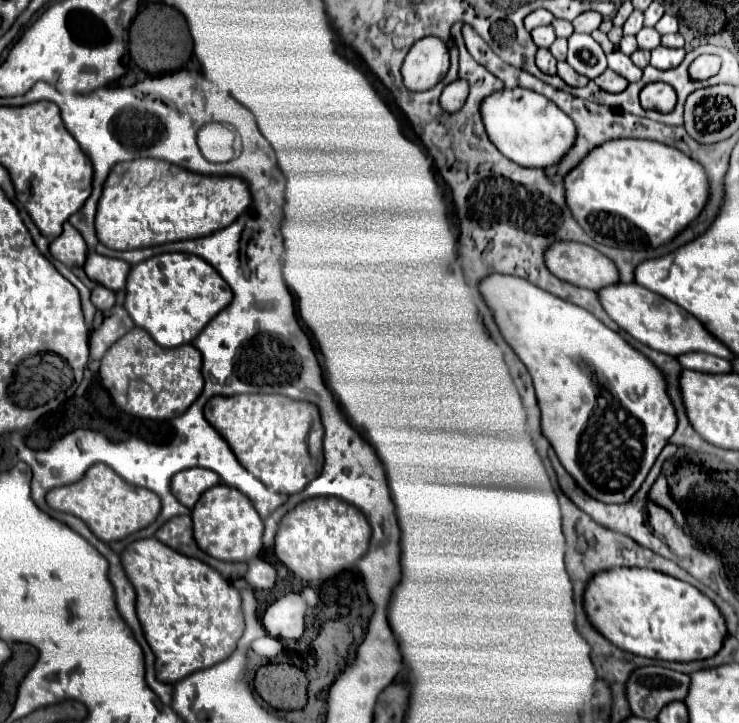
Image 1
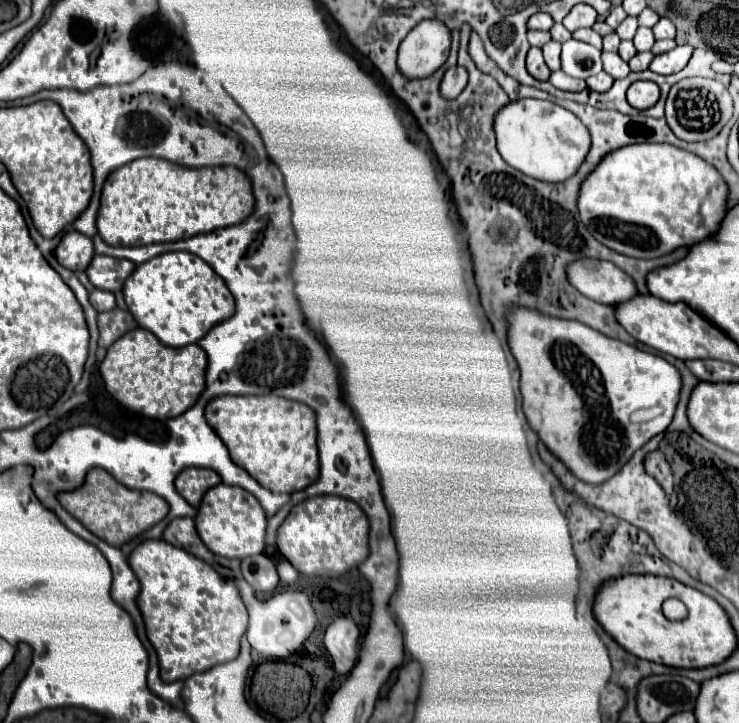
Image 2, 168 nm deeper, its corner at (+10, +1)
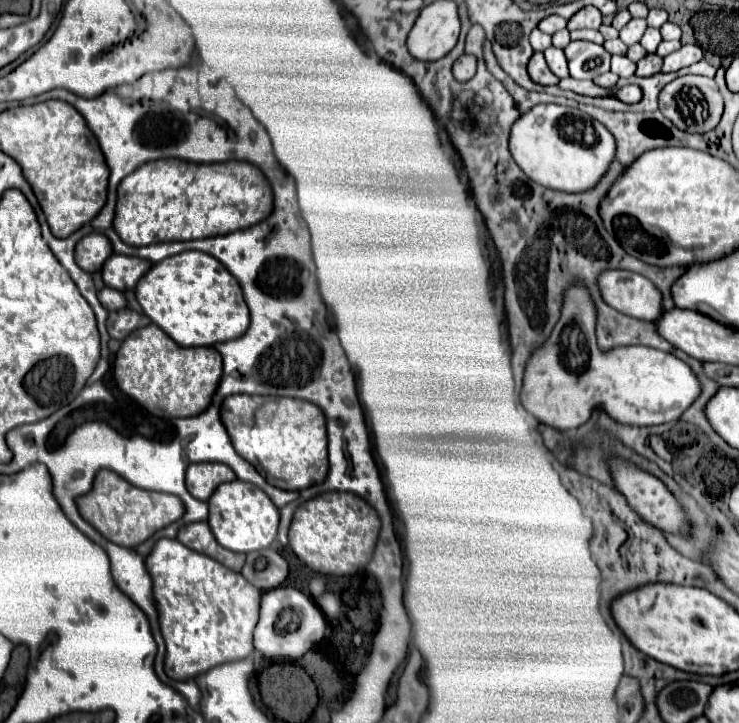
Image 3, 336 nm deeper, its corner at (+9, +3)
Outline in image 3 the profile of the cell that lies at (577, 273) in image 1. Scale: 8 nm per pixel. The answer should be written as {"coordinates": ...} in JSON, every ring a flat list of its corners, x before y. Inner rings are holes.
{"coordinates":[[603,271,599,287,603,299,629,317,655,323,663,315,661,291,643,275,631,271]]}

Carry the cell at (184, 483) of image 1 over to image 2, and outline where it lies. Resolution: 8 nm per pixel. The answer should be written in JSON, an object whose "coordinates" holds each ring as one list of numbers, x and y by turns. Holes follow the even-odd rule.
{"coordinates":[[192,467,192,469,184,469,180,471,180,475,176,477,174,485,176,485,176,491,192,505,192,507,198,507,200,505,200,499,202,495,220,483,220,475,216,471,210,471,210,469,198,469,198,467]]}

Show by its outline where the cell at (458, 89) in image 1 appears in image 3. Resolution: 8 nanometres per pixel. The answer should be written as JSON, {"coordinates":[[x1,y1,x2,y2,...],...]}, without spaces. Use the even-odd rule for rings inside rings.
{"coordinates":[[461,55,453,65,453,75,457,81,469,81,475,75,477,69,477,57,475,55]]}

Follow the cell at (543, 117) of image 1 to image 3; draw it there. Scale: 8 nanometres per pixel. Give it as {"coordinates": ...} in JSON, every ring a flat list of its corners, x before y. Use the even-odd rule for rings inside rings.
{"coordinates":[[537,105,523,113,509,139,515,163,539,185,565,193,583,193,593,189,615,159,615,137,587,113,563,105]]}

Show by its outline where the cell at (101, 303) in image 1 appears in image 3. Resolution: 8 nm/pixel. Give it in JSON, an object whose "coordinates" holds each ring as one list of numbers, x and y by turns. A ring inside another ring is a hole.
{"coordinates":[[105,287,103,291,99,291,99,301,107,311,119,311,127,305,125,295,117,289,111,289,111,287]]}

